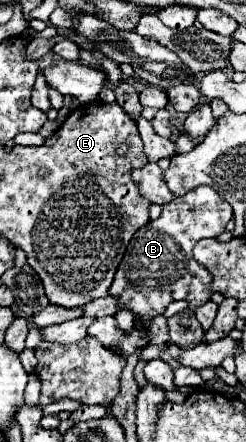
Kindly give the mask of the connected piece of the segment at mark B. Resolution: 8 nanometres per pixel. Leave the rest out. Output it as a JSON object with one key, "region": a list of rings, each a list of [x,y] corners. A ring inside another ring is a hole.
{"region":[[[206,185],[196,187],[164,205],[162,215],[156,221],[150,221],[148,229],[134,233],[114,275],[110,295],[118,297],[116,311],[130,309],[134,315],[152,319],[162,315],[172,301],[184,299],[196,307],[206,303],[212,295],[212,275],[192,259],[192,247],[204,237],[216,237],[224,233],[230,219],[230,205],[212,187]]]}

